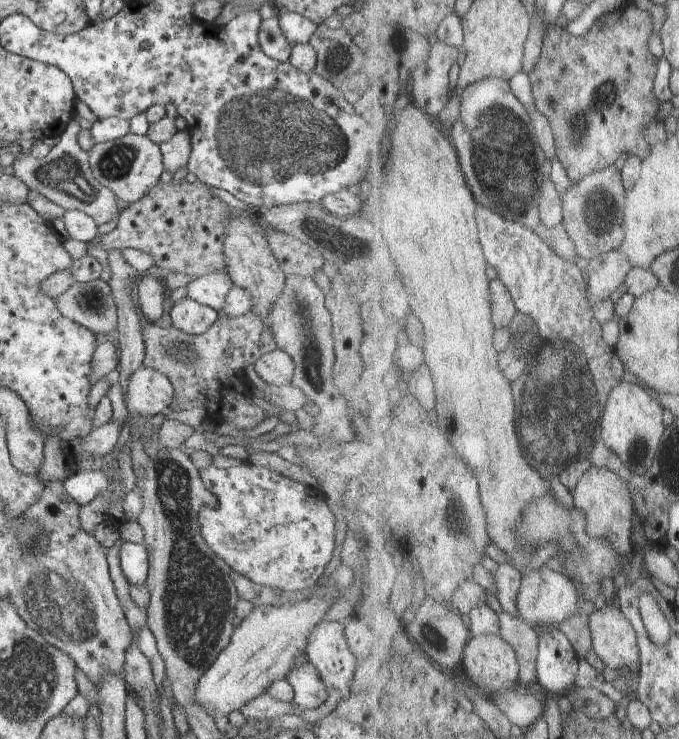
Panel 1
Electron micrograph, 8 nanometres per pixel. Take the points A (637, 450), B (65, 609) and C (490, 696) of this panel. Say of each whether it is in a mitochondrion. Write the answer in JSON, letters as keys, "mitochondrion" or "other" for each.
{"A":"mitochondrion","B":"mitochondrion","C":"other"}

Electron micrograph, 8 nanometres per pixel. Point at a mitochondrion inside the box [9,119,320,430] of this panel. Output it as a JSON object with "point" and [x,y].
{"point":[66,170]}

